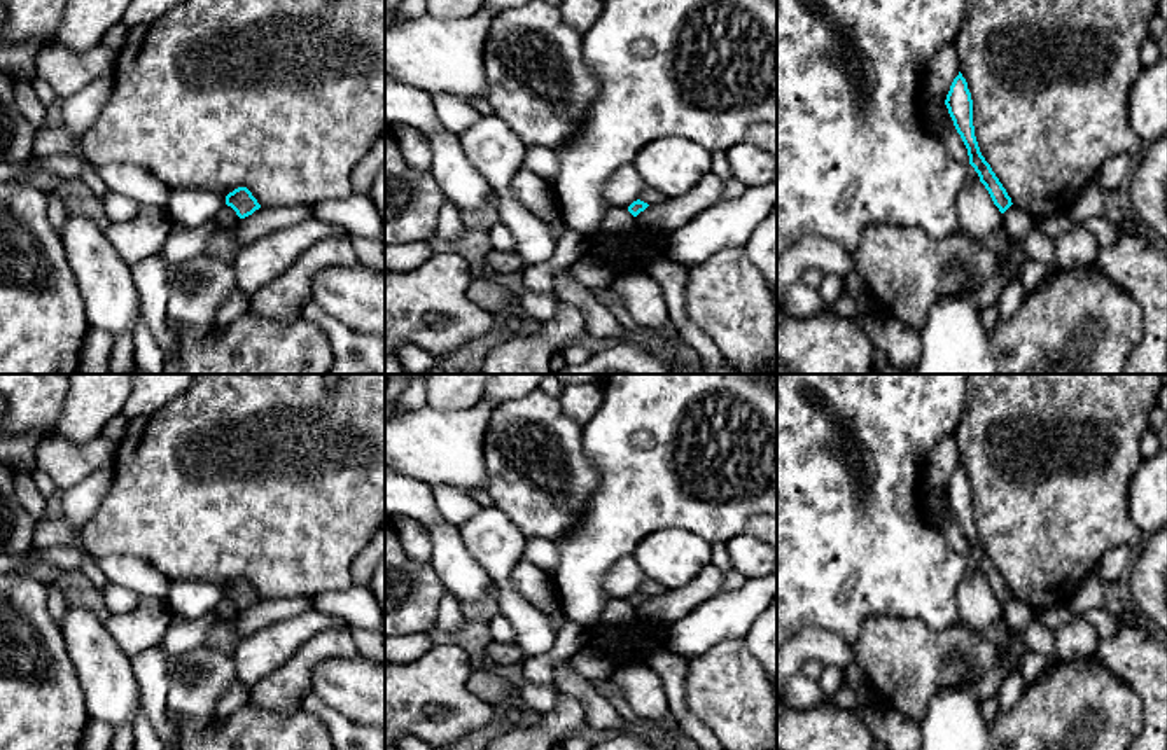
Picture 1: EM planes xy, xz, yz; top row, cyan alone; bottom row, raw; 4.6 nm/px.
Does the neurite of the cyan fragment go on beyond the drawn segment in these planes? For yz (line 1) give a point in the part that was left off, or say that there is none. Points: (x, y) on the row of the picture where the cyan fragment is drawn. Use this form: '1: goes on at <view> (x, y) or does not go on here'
1: does not go on here

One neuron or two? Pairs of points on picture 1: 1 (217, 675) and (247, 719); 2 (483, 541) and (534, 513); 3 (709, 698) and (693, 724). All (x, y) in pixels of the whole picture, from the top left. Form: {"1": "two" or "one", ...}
{"1": "two", "2": "two", "3": "two"}

